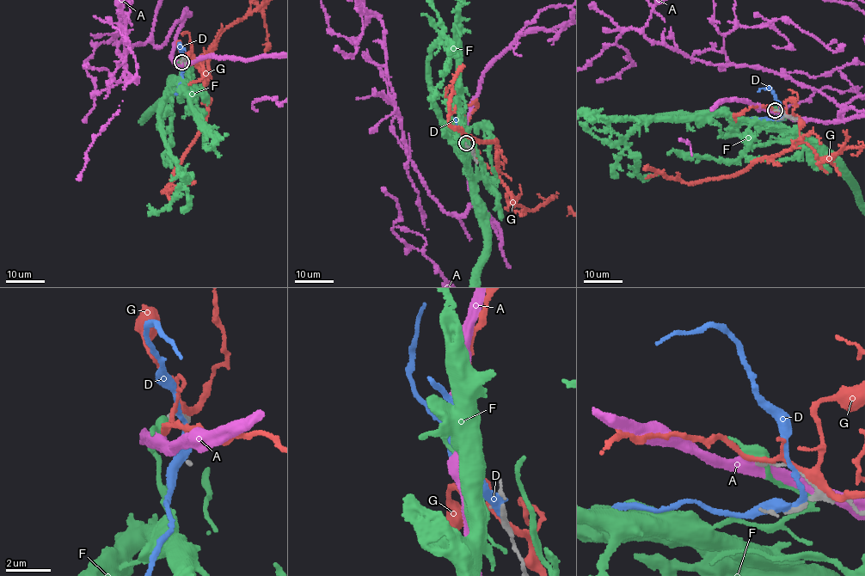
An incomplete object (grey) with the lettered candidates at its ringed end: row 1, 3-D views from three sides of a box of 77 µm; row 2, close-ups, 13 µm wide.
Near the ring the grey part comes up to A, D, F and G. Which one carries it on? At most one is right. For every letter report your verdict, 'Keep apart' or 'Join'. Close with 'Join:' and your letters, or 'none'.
A: Keep apart
D: Keep apart
F: Keep apart
G: Keep apart
Join: none

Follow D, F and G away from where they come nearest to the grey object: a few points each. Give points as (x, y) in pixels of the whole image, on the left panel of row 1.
D: (183, 59), (183, 77), (175, 94)
F: (181, 63), (180, 78), (174, 83), (170, 82), (173, 82)
G: (181, 62), (189, 55), (201, 75), (208, 109), (204, 121), (162, 191), (166, 193), (194, 182)

